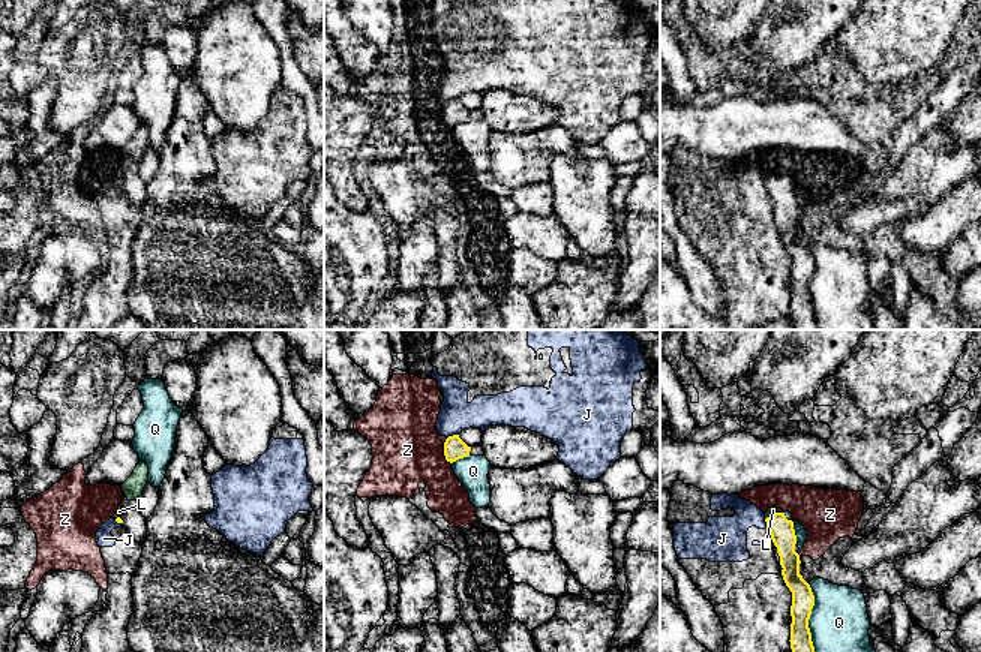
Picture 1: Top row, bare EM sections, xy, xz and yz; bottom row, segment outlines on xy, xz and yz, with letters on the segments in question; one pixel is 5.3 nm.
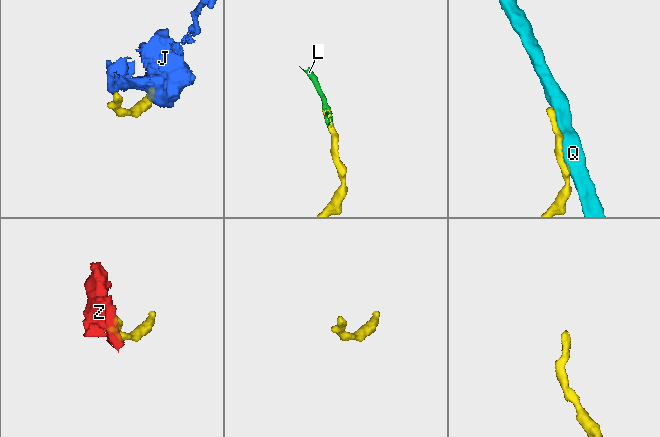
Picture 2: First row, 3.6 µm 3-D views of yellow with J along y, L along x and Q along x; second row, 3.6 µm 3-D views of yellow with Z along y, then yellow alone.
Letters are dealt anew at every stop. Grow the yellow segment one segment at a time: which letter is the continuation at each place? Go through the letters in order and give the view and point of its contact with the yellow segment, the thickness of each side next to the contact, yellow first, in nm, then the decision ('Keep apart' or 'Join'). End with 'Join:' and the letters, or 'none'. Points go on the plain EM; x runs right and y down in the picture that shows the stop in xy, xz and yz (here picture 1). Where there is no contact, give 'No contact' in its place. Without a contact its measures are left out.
J: Touches yellow at xz (453, 99). Thickness 120 nm (yellow) against 180 nm. Keep apart
L: Touches yellow at yz (779, 177). Thickness 130 nm (yellow) against 40 nm. Join
Q: Touches yellow at yz (807, 288). Thickness 130 nm (yellow) against 320 nm. Keep apart
Z: Touches yellow at xz (444, 116). Thickness 120 nm (yellow) against 380 nm. Keep apart
Join: L

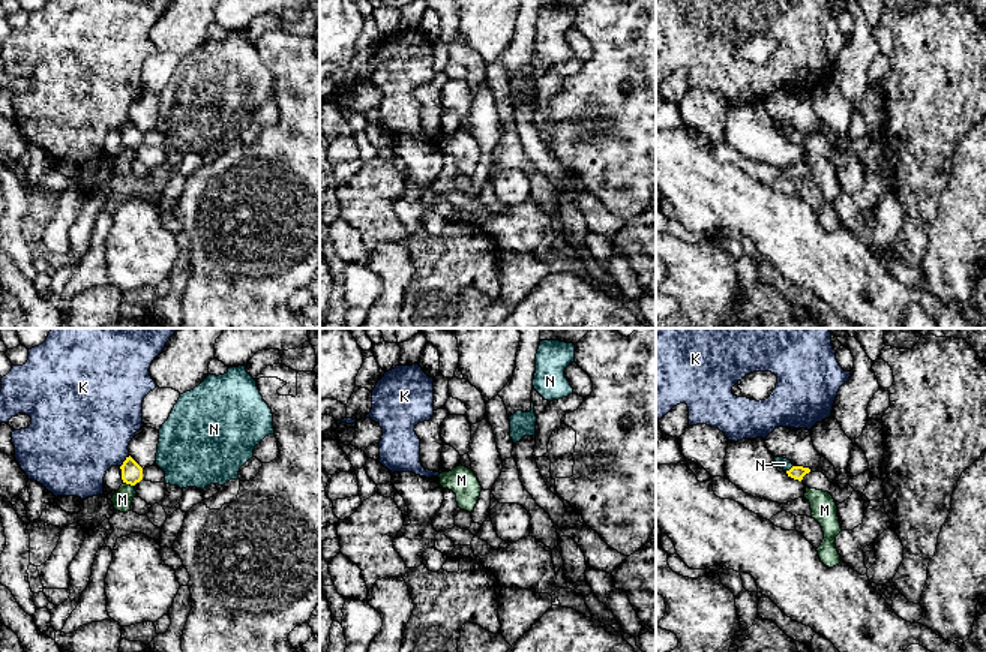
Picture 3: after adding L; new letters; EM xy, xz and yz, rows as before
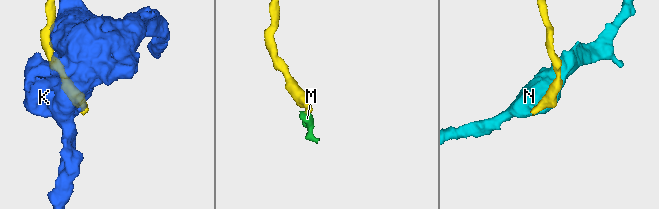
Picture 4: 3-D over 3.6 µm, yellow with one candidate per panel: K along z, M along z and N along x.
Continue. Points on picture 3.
K: Touches yellow at xy (123, 126). Thickness 110 nm (yellow) against 440 nm. Keep apart
M: Touches yellow at xy (129, 147). Thickness 110 nm (yellow) against 110 nm. Keep apart
N: Touches yellow at yz (791, 132). Thickness 80 nm (yellow) against 60 nm. Keep apart
Join: none

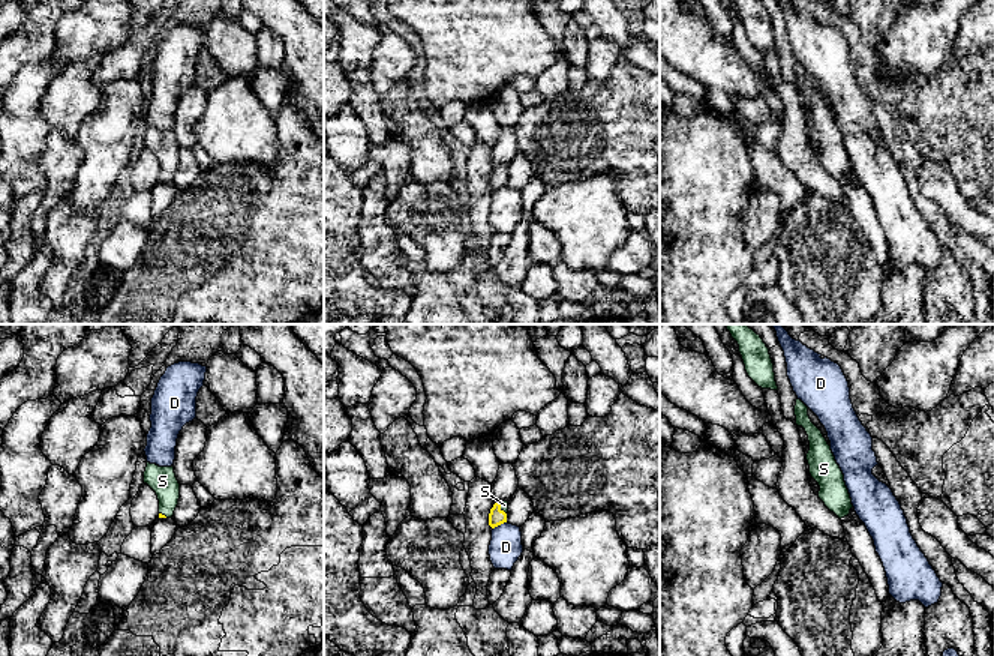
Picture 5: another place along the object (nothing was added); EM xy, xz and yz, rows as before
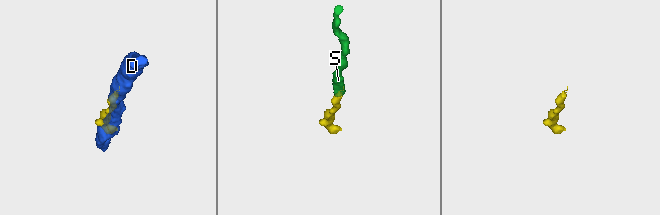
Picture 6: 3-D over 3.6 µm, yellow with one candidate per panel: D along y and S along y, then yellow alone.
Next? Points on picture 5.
D: Touches yellow at xz (499, 188). Thickness 90 nm (yellow) against 180 nm. Keep apart
S: Touches yellow at xz (499, 173). Thickness 90 nm (yellow) against 50 nm. Join
Join: S

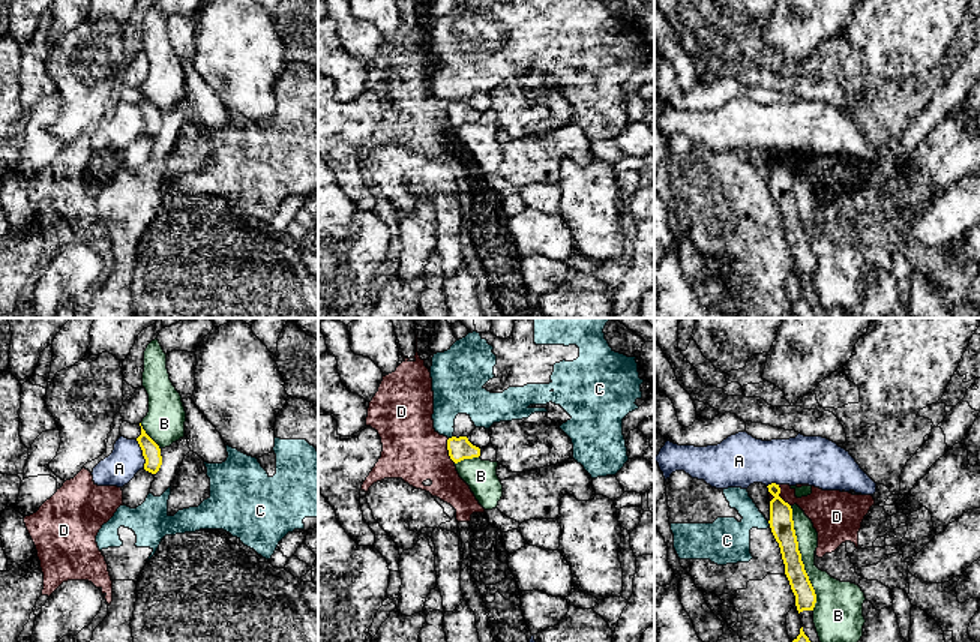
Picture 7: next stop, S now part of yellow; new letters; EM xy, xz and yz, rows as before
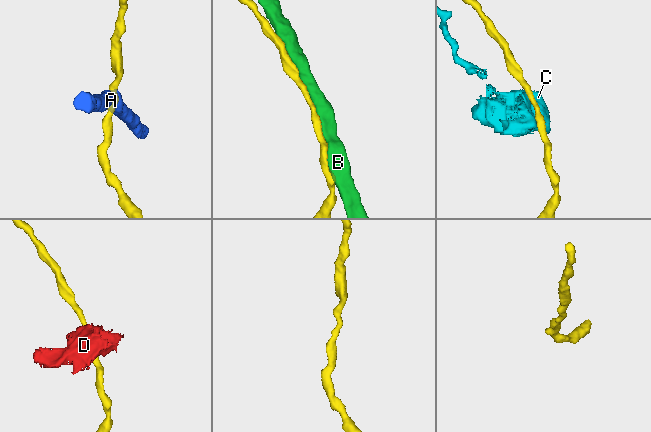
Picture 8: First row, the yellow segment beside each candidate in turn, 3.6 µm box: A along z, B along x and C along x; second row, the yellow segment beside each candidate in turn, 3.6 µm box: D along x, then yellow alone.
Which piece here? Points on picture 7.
A: Touches yellow at xy (143, 117). Thickness 100 nm (yellow) against 180 nm. Keep apart
B: Touches yellow at yz (800, 222). Thickness 130 nm (yellow) against 160 nm. Keep apart
C: Touches yellow at yz (769, 186). Thickness 130 nm (yellow) against 240 nm. Keep apart
D: Touches yellow at xz (447, 113). Thickness 120 nm (yellow) against 320 nm. Keep apart
Join: none

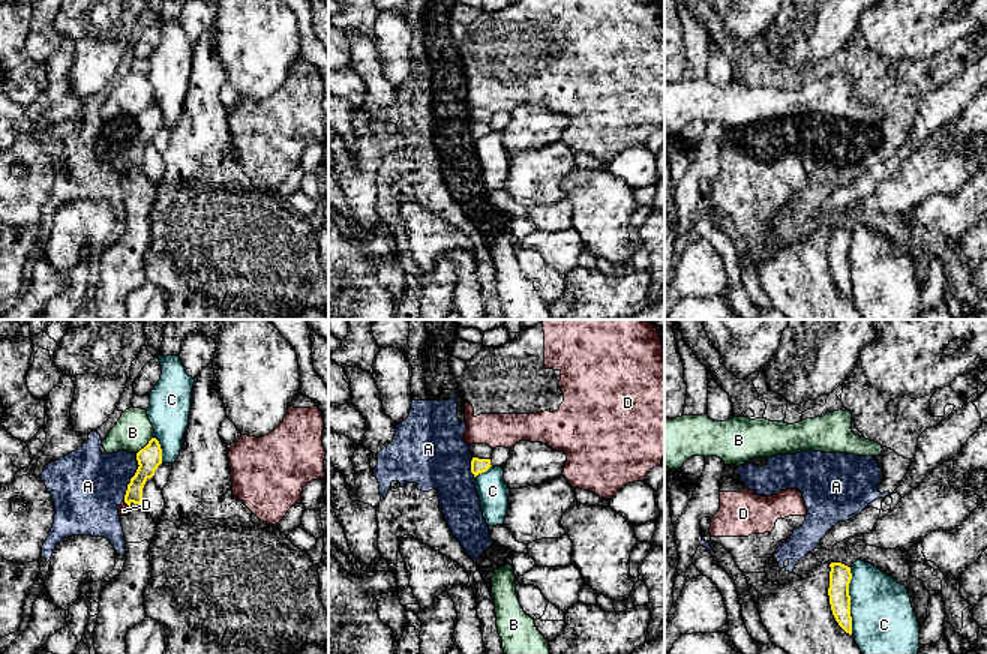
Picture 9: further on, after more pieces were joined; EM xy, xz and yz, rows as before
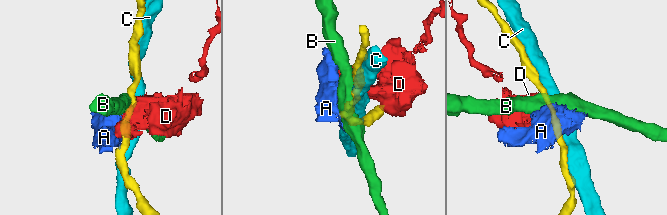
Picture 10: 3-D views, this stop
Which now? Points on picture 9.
A: Touches yellow at xy (132, 141). Thickness 130 nm (yellow) against 400 nm. Keep apart
B: Touches yellow at xy (146, 110). Thickness 130 nm (yellow) against 200 nm. Keep apart
C: Touches yellow at yz (849, 264). Thickness 120 nm (yellow) against 360 nm. Keep apart
D: Touches yellow at xy (126, 167). Thickness 110 nm (yellow) against 60 nm. Keep apart
Join: none

